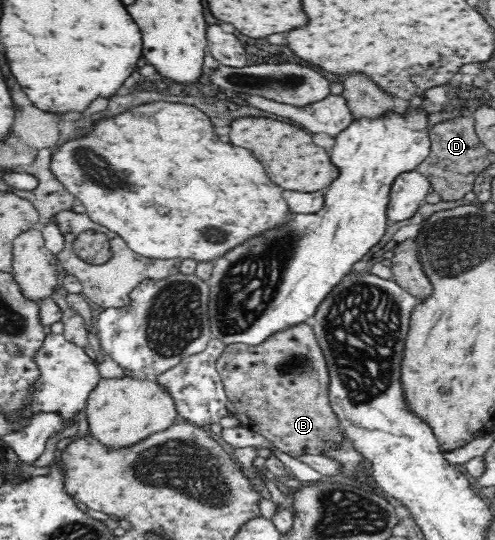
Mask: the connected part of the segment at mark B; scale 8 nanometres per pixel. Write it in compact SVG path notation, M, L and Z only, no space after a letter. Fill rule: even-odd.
M307 323L285 328L269 336L259 346L243 343L228 344L216 360L223 391L229 402L229 410L238 422L251 432L256 432L275 446L279 452L299 459L303 454L329 457L329 450L335 450L343 444L344 429L332 409L329 400L329 369L327 361L313 334L313 327Z

